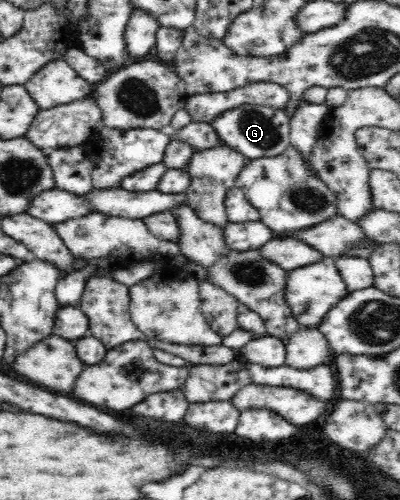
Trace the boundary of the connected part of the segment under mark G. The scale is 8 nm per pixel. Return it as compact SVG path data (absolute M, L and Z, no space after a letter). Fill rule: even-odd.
M244 104L232 110L222 112L210 123L222 144L242 153L247 159L272 158L282 154L290 145L290 123L285 109L278 109L258 104Z

